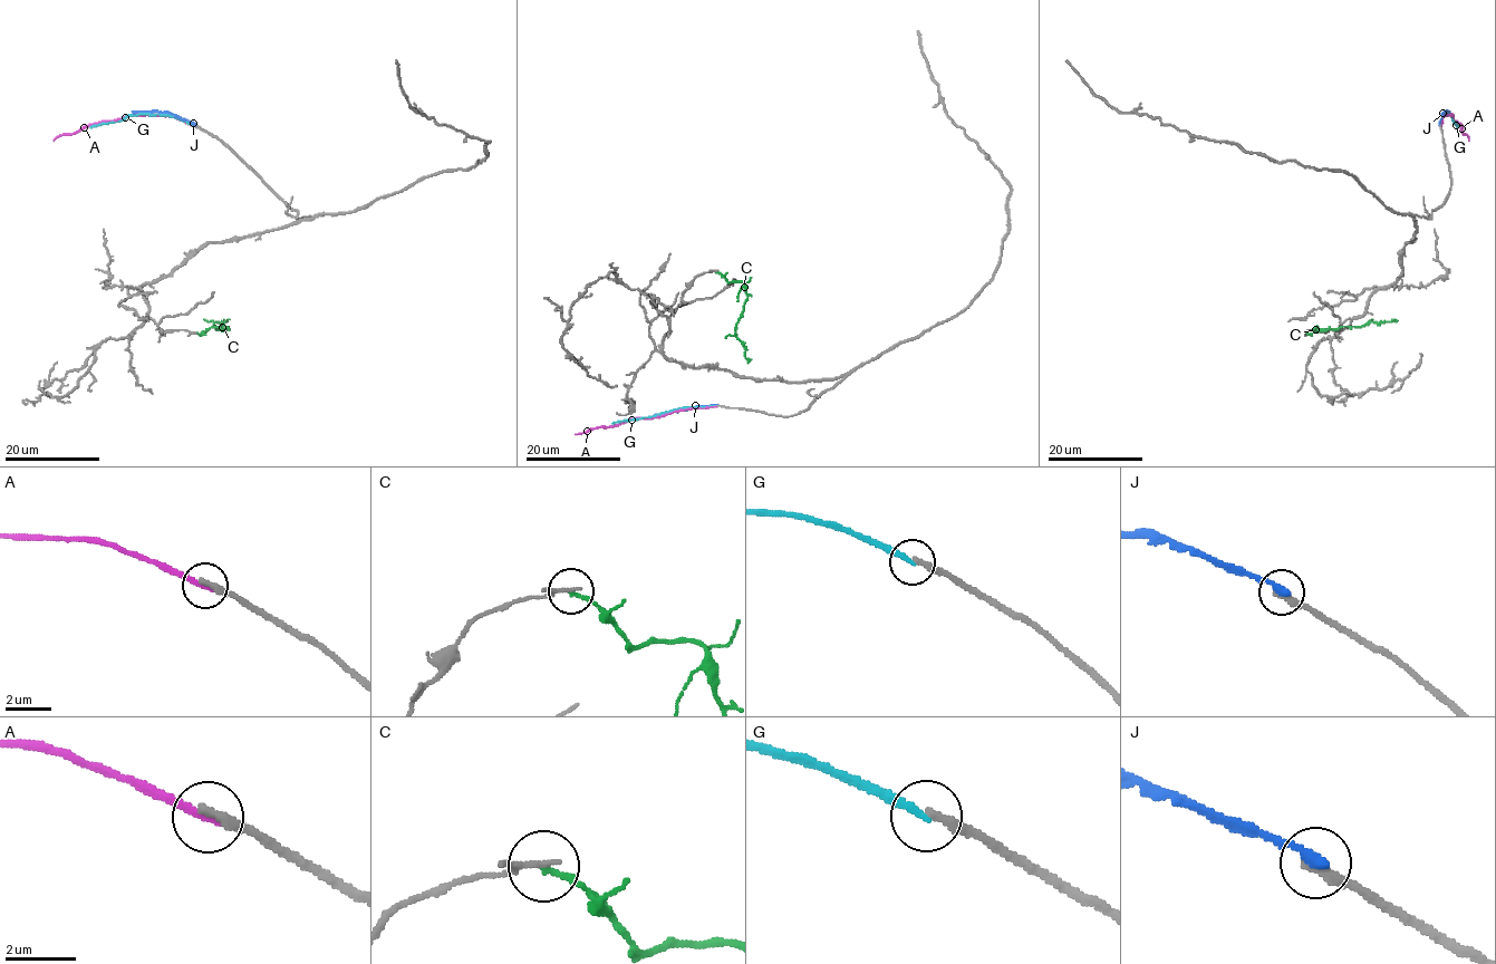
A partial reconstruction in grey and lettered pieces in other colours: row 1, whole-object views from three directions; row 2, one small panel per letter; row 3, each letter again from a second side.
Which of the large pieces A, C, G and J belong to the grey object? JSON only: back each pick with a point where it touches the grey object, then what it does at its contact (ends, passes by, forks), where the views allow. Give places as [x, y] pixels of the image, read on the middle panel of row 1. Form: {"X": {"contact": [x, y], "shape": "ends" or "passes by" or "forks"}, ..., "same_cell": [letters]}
{"G": {"contact": [714, 406], "shape": "ends"}, "same_cell": ["G"]}

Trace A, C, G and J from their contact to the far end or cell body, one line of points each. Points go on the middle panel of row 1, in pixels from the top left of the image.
A: (715, 406), (629, 418), (575, 434)
C: (715, 271), (729, 281), (744, 283), (748, 299), (735, 334), (745, 357), (751, 359)
G: (714, 405), (678, 407), (611, 423)
J: (715, 404), (654, 415)

